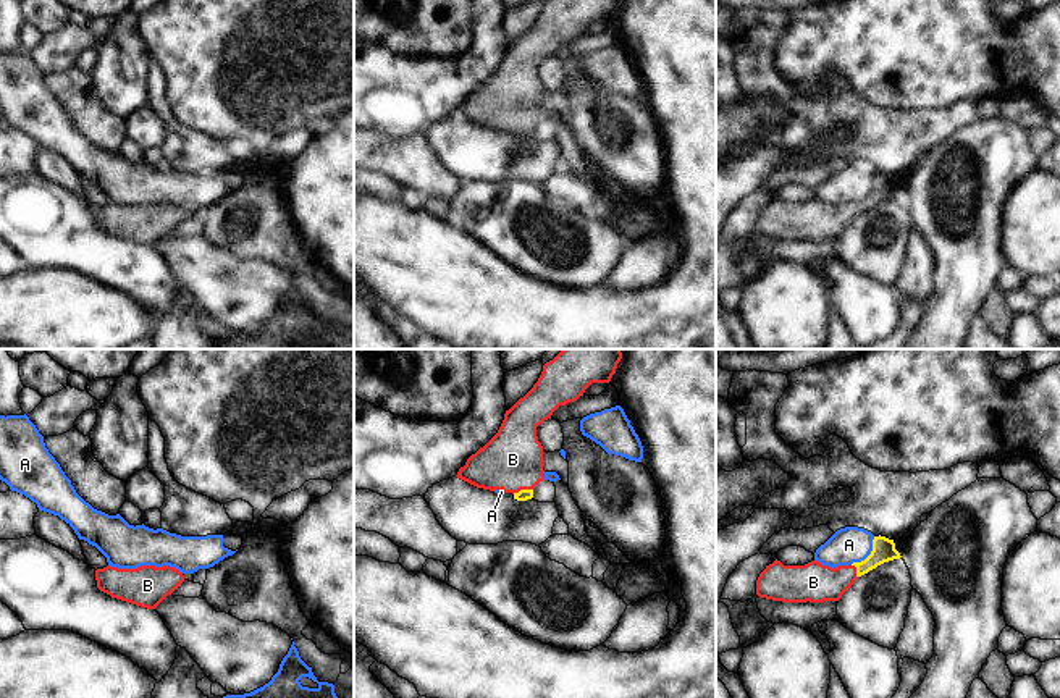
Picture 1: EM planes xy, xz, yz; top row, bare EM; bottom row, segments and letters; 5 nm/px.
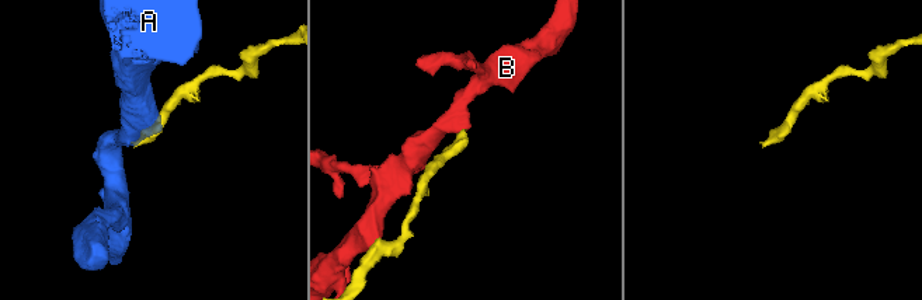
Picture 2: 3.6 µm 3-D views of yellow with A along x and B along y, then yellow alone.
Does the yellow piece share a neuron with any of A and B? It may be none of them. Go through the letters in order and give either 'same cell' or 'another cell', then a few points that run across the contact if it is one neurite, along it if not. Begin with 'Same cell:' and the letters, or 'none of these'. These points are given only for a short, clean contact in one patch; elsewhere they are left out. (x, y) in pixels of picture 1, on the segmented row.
Same cell: B
A: another cell
B: same cell; line xz (522, 495), (522, 490), (513, 459)

